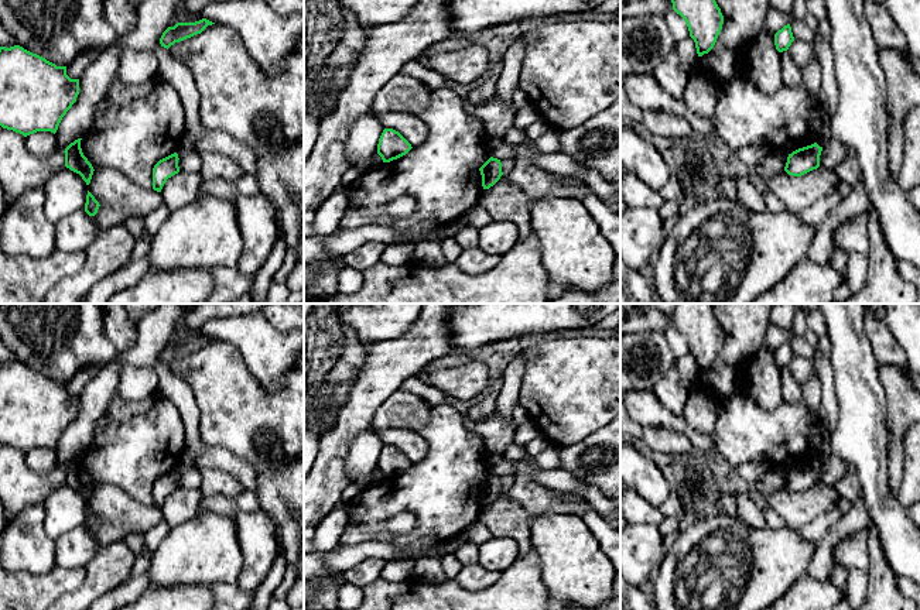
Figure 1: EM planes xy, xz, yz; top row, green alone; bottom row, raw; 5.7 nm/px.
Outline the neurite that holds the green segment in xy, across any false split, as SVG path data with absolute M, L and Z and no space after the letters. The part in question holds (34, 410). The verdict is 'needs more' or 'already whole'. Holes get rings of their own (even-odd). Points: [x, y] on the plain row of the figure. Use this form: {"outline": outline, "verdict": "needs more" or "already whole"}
{"outline": "M20 361L0 363L0 442L23 450L57 449L66 428L79 411L79 395L66 391L66 383L57 383Z", "verdict": "already whole"}

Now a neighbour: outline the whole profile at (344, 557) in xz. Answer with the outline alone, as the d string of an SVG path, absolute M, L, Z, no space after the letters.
M464 534L440 544L424 545L401 551L400 548L380 541L360 542L358 545L338 545L335 549L326 552L326 566L332 575L342 576L349 568L369 558L380 558L386 562L401 559L420 559L425 552L435 551L437 554L454 554L462 544L466 542Z

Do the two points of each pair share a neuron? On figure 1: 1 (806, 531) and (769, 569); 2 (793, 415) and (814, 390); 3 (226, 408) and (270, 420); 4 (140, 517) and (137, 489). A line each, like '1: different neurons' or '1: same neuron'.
1: different neurons
2: different neurons
3: same neuron
4: different neurons

